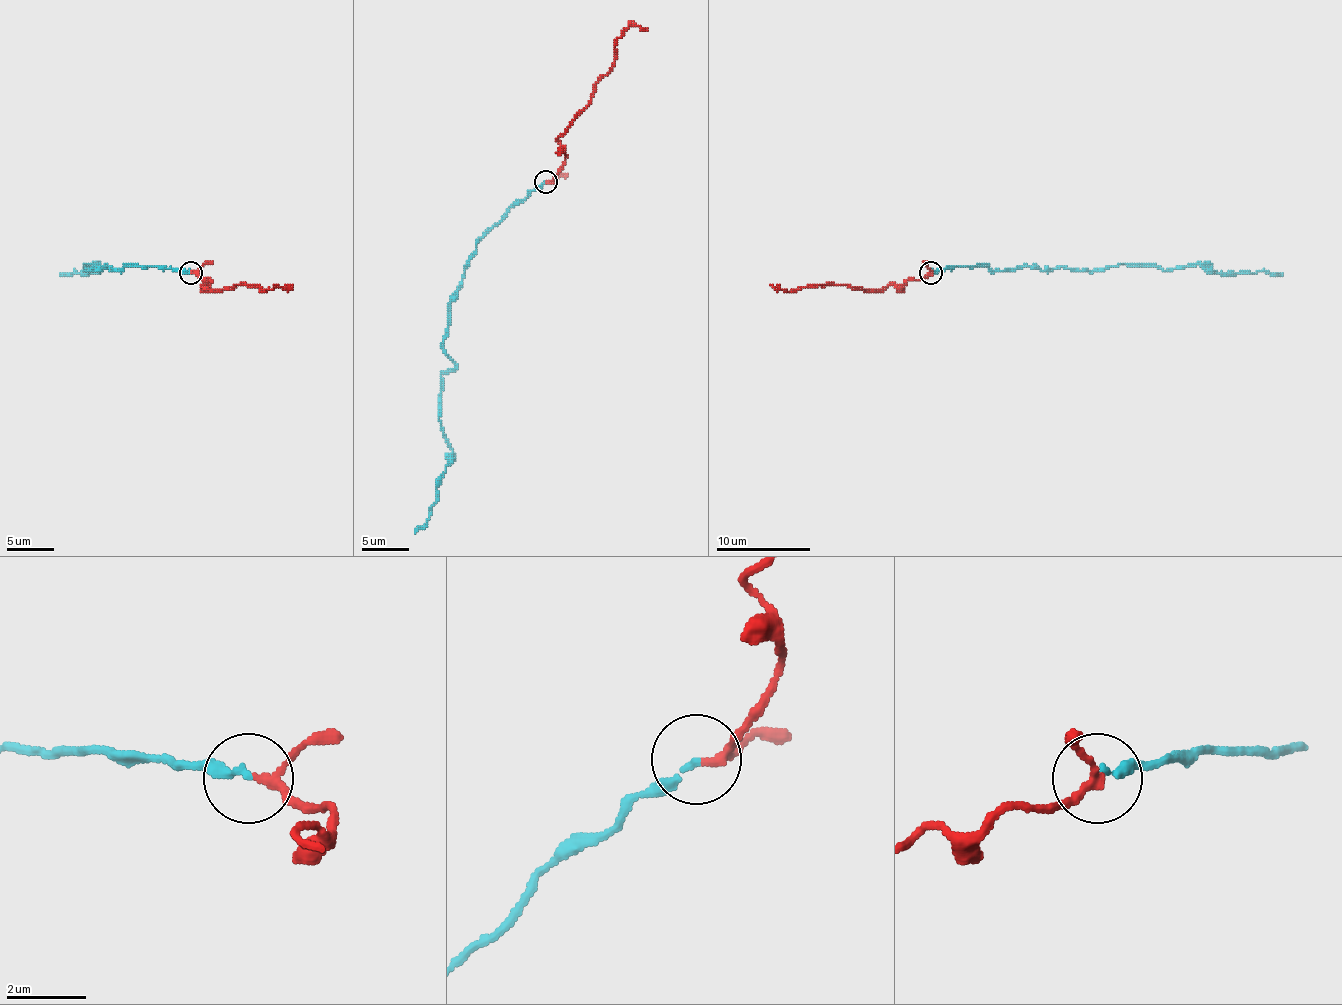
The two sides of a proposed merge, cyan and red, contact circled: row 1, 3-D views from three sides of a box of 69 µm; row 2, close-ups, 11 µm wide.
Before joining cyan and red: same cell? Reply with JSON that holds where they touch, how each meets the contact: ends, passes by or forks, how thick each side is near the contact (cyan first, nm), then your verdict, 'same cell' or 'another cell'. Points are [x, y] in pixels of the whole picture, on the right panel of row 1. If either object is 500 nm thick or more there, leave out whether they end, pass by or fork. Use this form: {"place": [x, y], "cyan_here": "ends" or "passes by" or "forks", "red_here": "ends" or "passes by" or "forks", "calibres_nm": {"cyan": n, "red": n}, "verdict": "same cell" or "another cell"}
{"place": [930, 272], "cyan_here": "ends", "red_here": "passes by", "calibres_nm": {"cyan": 180, "red": 170}, "verdict": "same cell"}

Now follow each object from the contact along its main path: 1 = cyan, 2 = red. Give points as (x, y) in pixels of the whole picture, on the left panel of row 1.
1: (191, 273), (156, 266), (88, 271), (100, 266), (86, 264), (83, 271), (97, 266), (90, 273), (60, 273)
2: (191, 273), (210, 280), (210, 285), (203, 285), (210, 289), (255, 285), (262, 292), (292, 285)

